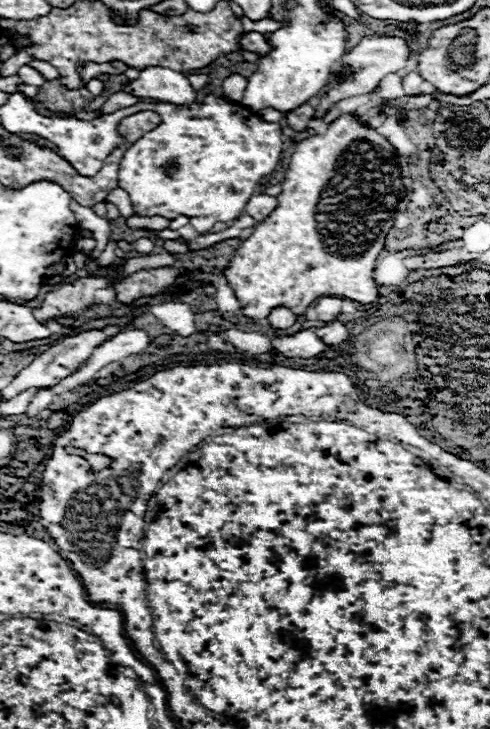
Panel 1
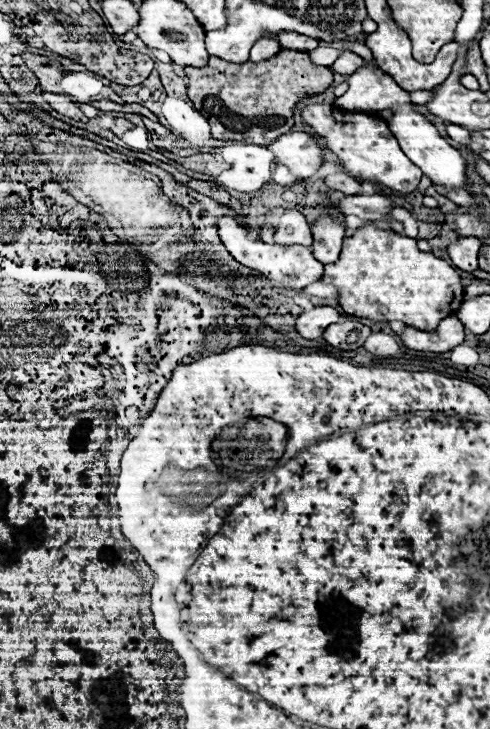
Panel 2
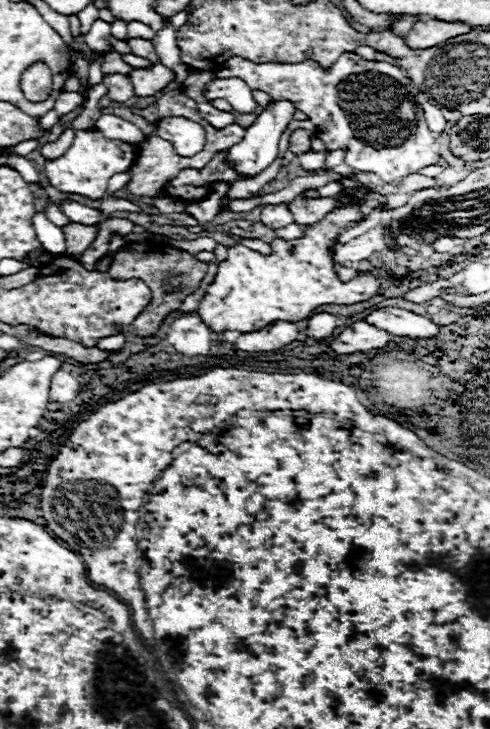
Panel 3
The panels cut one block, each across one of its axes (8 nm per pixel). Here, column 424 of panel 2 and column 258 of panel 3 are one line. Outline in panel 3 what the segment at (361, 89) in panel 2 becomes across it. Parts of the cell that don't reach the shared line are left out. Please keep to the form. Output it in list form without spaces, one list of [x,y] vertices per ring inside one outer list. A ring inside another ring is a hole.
[[[280,100],[280,102],[274,102],[270,104],[260,116],[258,120],[246,128],[246,136],[242,142],[238,142],[236,146],[230,148],[230,154],[228,154],[228,162],[230,166],[238,172],[238,174],[244,174],[248,178],[254,178],[258,176],[262,170],[266,170],[278,156],[278,140],[282,136],[282,132],[288,128],[288,124],[292,122],[294,118],[294,106],[288,104],[286,100]]]

